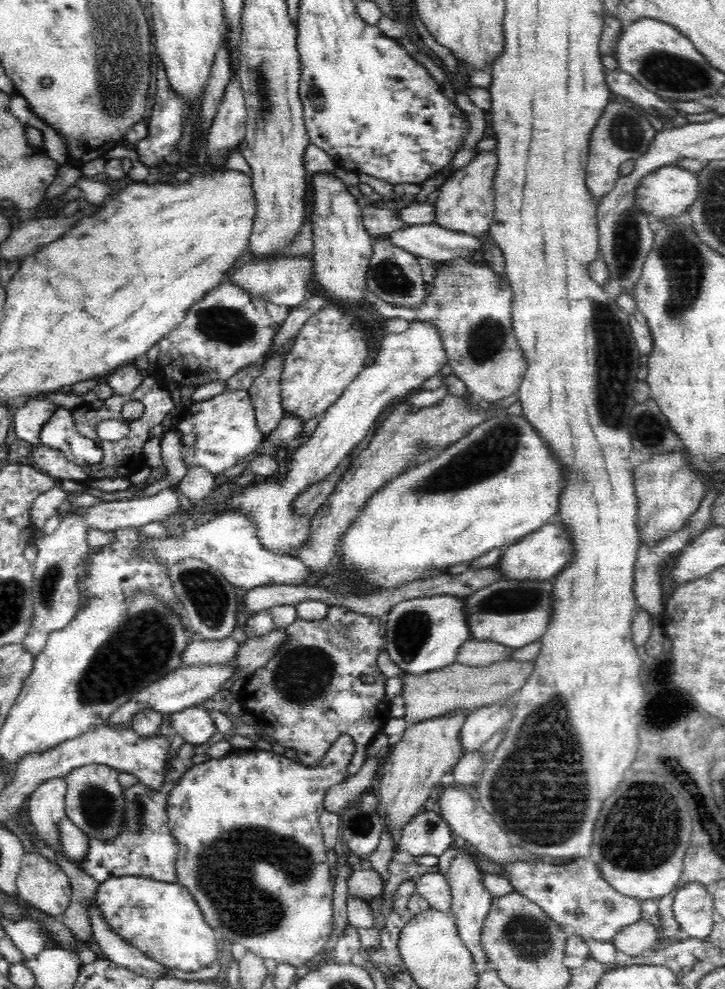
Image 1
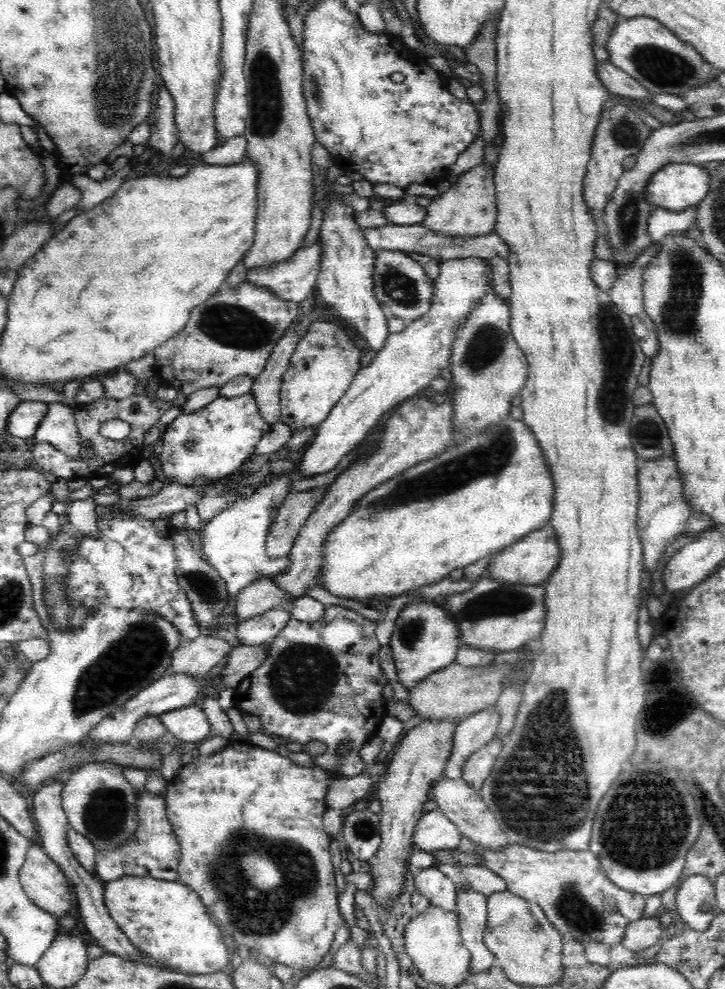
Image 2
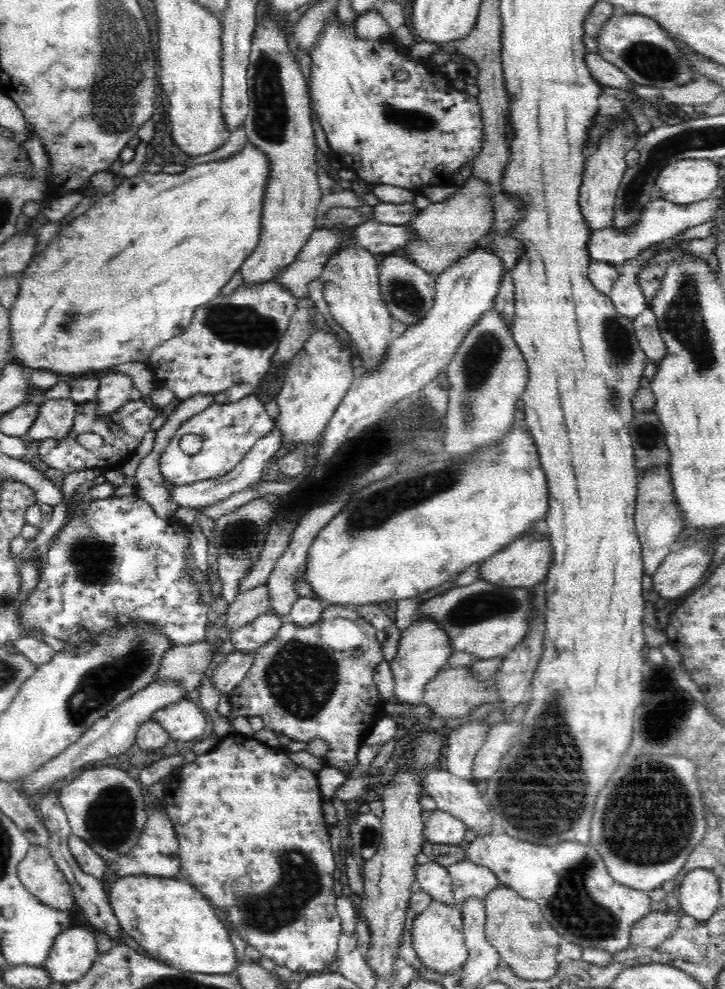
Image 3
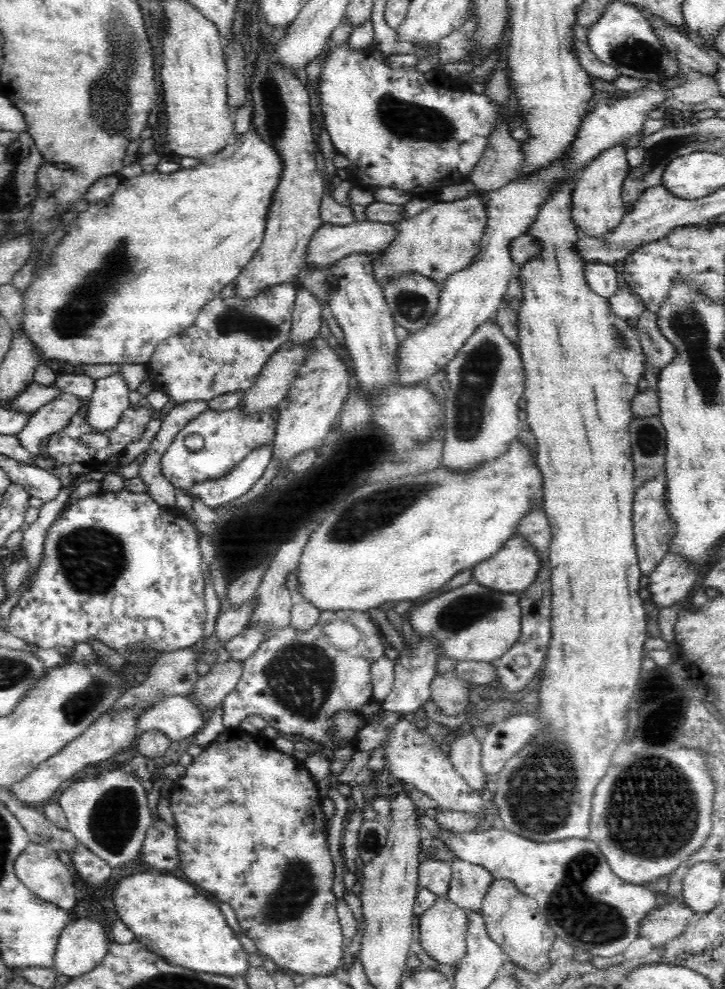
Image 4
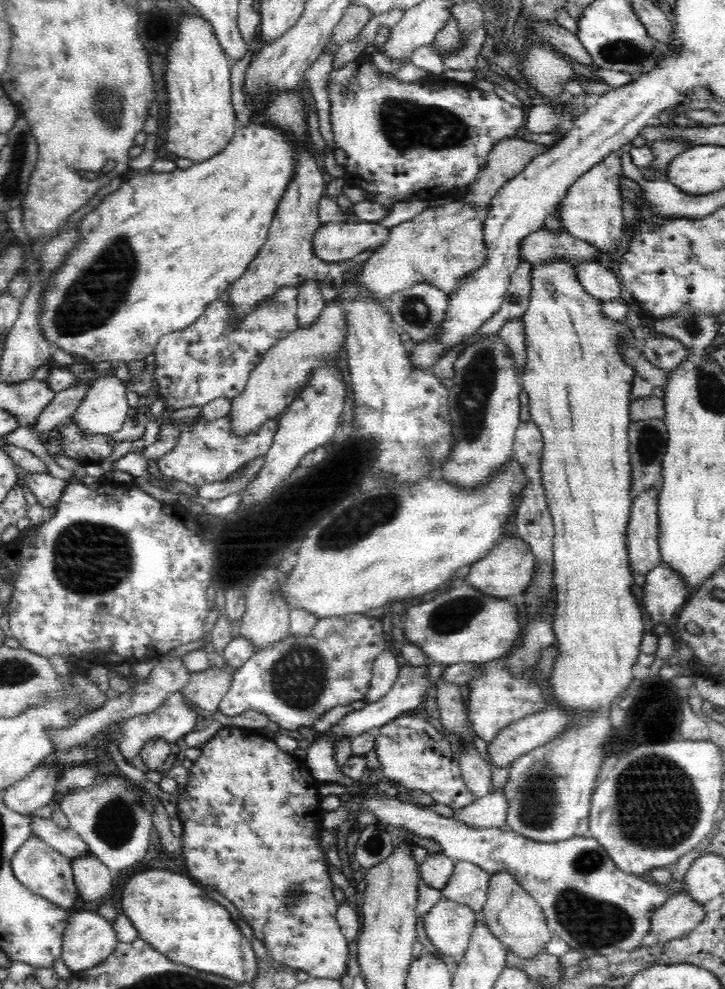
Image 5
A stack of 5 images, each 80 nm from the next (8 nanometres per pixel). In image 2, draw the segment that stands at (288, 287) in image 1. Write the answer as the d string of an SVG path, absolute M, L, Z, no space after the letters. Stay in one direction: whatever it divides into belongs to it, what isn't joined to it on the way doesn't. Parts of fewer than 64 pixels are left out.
M314 242L312 246L300 248L288 261L277 262L270 266L257 266L257 268L247 270L246 283L253 287L266 289L276 298L286 301L286 303L300 303L313 293L313 288L317 286L317 279L321 268L321 248Z

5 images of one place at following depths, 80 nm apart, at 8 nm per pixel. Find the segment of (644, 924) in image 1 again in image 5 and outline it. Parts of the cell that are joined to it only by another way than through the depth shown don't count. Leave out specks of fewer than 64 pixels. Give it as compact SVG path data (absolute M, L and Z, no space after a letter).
M682 890L654 911L649 933L657 936L660 943L678 938L700 924L706 912L704 905L696 903Z

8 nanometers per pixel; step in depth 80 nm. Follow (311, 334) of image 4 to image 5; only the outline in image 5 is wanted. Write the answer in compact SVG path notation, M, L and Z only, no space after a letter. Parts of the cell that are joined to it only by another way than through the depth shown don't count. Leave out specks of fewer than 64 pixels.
M306 280L304 284L297 287L297 290L299 293L297 295L299 329L304 329L316 324L316 320L320 318L320 314L325 308L322 294L326 291L320 287L316 280Z

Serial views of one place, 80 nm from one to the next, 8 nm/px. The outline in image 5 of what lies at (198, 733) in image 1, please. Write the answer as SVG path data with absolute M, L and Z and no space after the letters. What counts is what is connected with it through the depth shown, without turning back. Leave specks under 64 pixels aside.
M173 692L166 698L164 706L159 706L152 712L137 714L122 723L122 738L118 742L118 748L122 751L122 756L126 760L131 760L140 755L144 746L153 739L162 739L168 743L183 738L184 734L189 734L196 728L198 714L184 702L185 696L180 692Z

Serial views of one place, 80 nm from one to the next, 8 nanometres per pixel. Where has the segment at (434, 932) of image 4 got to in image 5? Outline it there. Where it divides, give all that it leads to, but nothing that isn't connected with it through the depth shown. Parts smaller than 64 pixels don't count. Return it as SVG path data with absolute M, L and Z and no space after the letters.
M442 895L423 917L425 931L436 947L437 955L458 960L470 944L470 934L480 914L470 905L460 904Z

